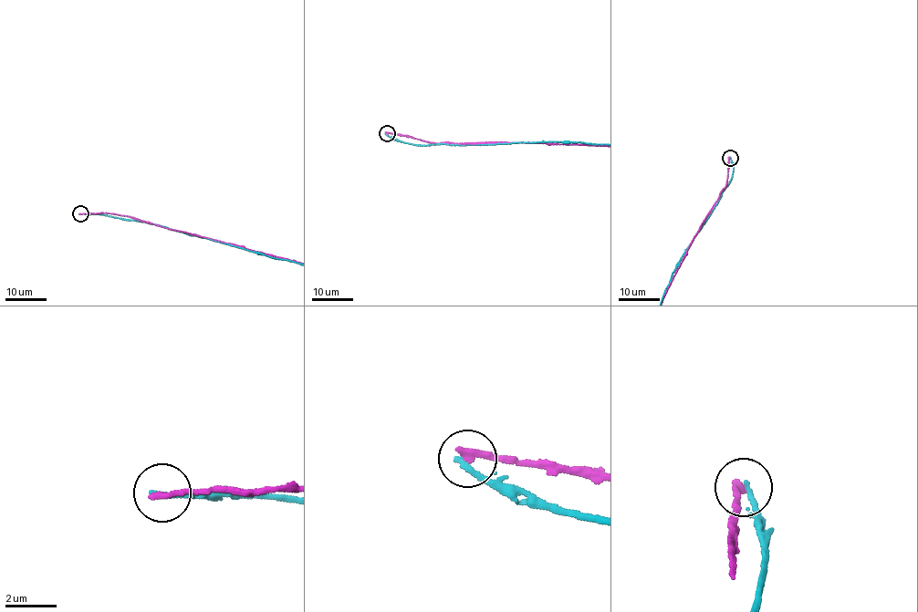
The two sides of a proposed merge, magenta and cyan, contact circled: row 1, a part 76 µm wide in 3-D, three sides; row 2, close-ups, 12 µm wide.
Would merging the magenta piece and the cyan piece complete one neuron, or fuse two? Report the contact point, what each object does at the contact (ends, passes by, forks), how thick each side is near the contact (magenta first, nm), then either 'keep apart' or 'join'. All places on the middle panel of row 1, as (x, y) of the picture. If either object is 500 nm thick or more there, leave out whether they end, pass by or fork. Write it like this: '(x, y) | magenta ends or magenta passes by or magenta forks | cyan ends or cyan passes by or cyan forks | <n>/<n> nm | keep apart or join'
(387, 133) | magenta ends | cyan ends | 280/200 nm | keep apart

